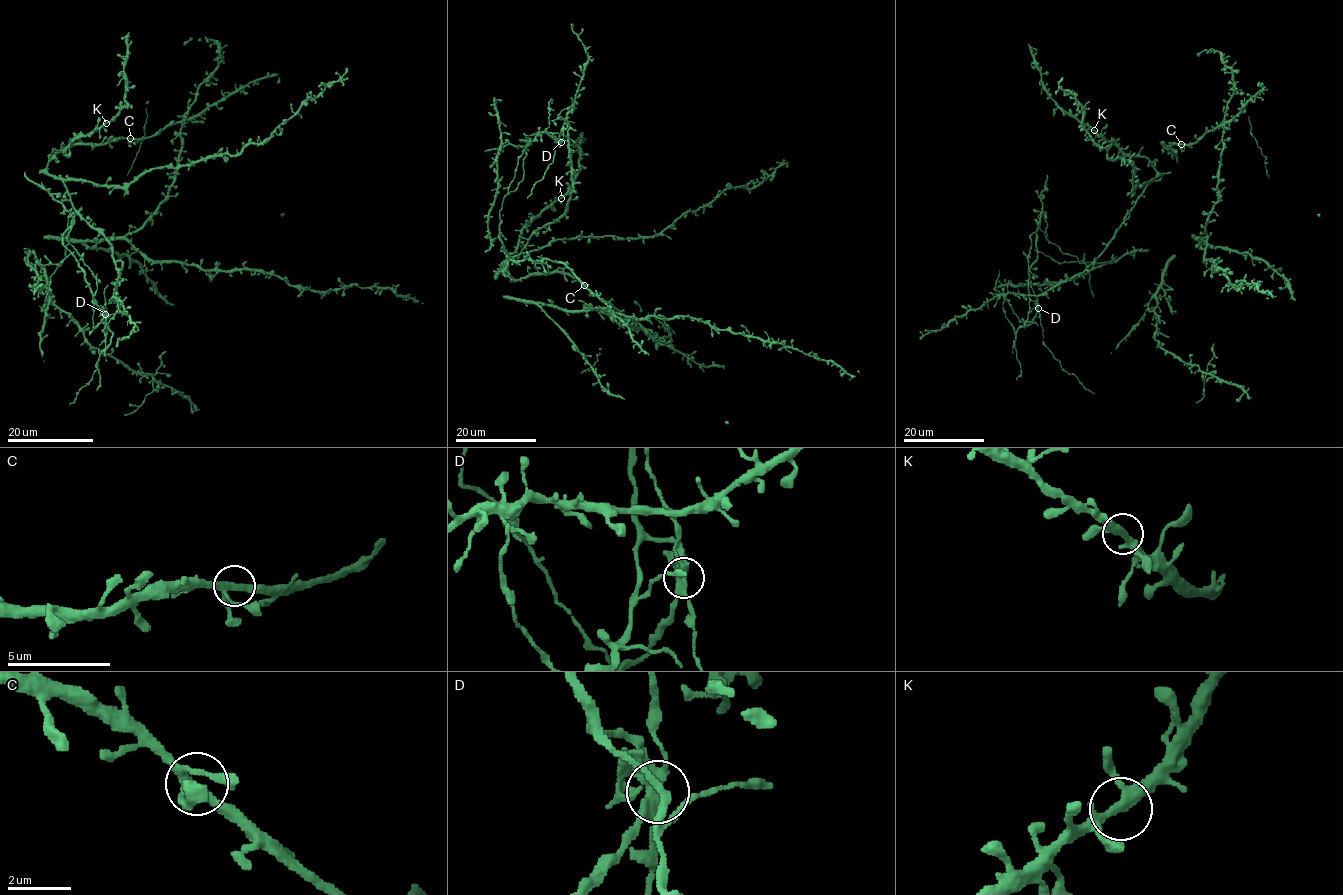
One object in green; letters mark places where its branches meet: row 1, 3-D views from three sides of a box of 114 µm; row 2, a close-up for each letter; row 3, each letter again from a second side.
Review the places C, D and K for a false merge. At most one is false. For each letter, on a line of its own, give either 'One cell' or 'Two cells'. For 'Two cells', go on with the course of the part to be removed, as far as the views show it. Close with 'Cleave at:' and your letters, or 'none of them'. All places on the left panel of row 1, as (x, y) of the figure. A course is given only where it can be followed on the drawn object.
C: One cell
D: Two cells. Course of the part to remove: (105, 314), (96, 302), (85, 271), (63, 244), (62, 235), (69, 228), (66, 257), (51, 278), (44, 302)
K: One cell
Cleave at: D

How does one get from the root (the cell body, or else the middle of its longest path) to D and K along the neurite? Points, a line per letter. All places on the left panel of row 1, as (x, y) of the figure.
D: (101, 234), (118, 273), (113, 300), (120, 304), (103, 330), (106, 347), (112, 332), (97, 305), (105, 314)
K: (101, 234), (72, 205), (67, 187), (46, 170), (46, 165), (78, 136), (90, 134), (106, 123)

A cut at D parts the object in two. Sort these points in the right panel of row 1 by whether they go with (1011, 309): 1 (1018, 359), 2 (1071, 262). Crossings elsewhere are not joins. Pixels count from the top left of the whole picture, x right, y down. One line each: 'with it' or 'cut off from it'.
1: with it
2: with it

